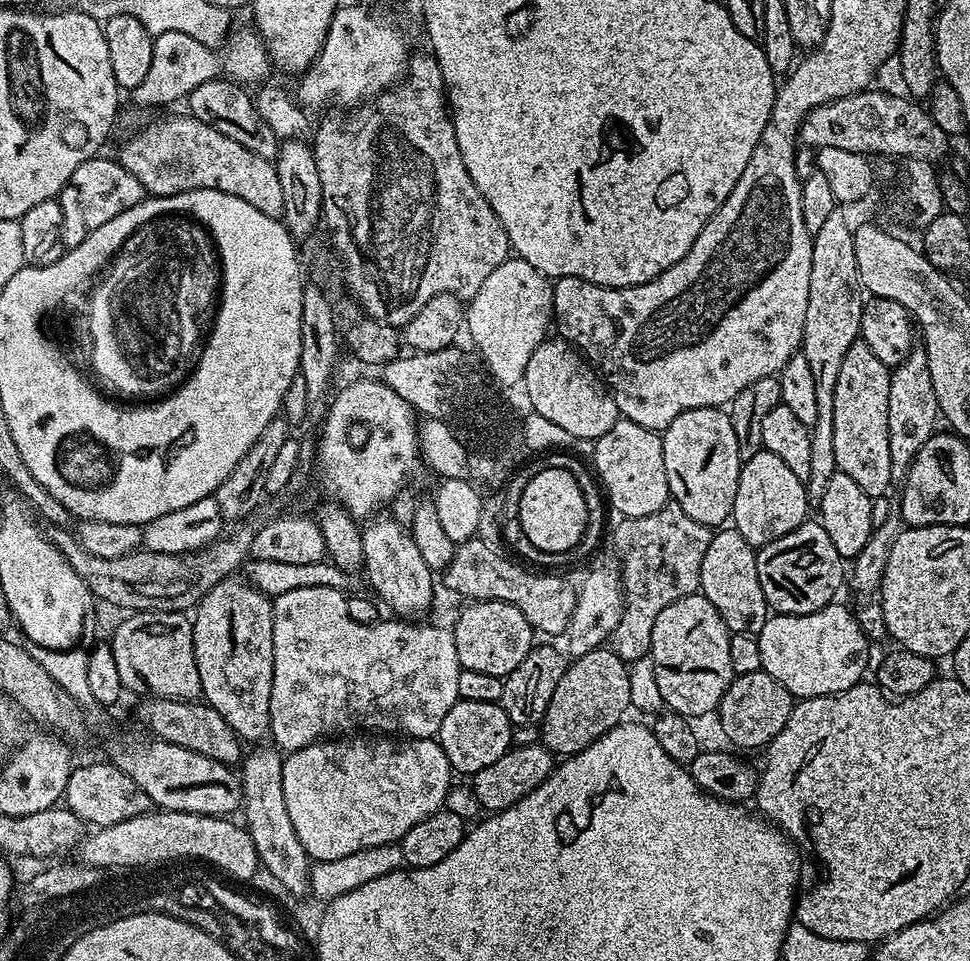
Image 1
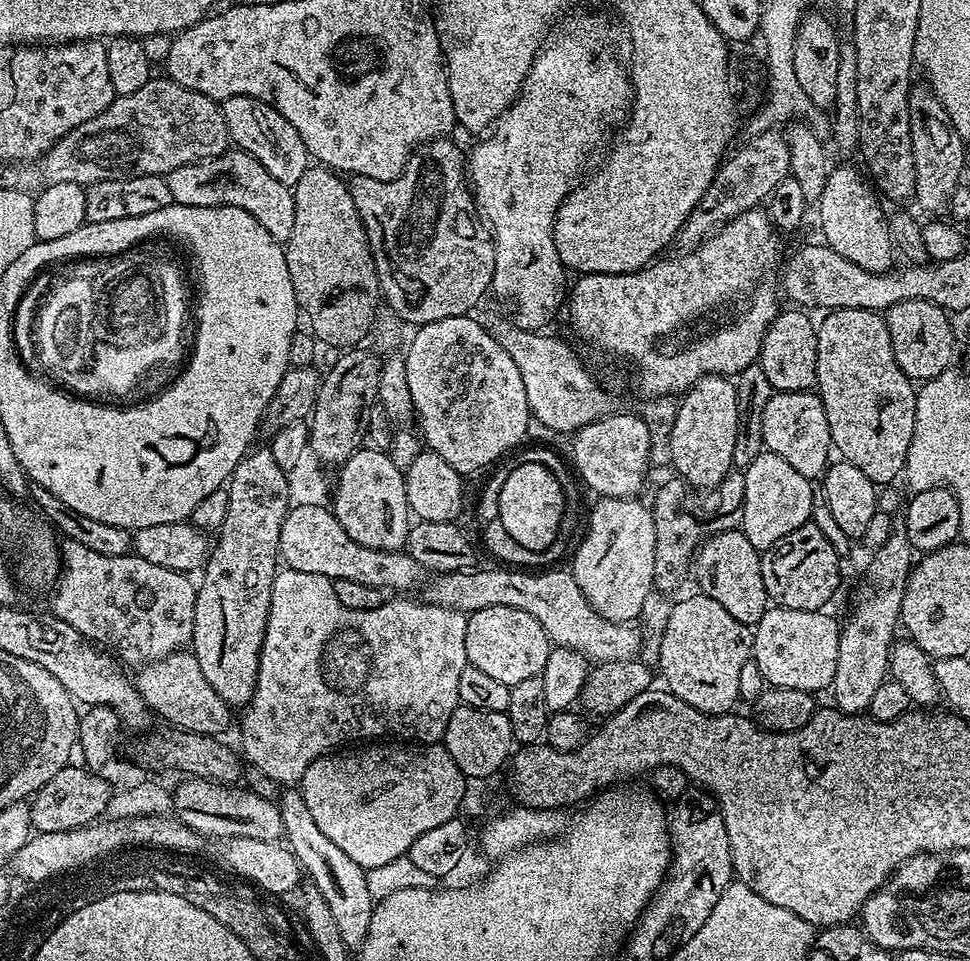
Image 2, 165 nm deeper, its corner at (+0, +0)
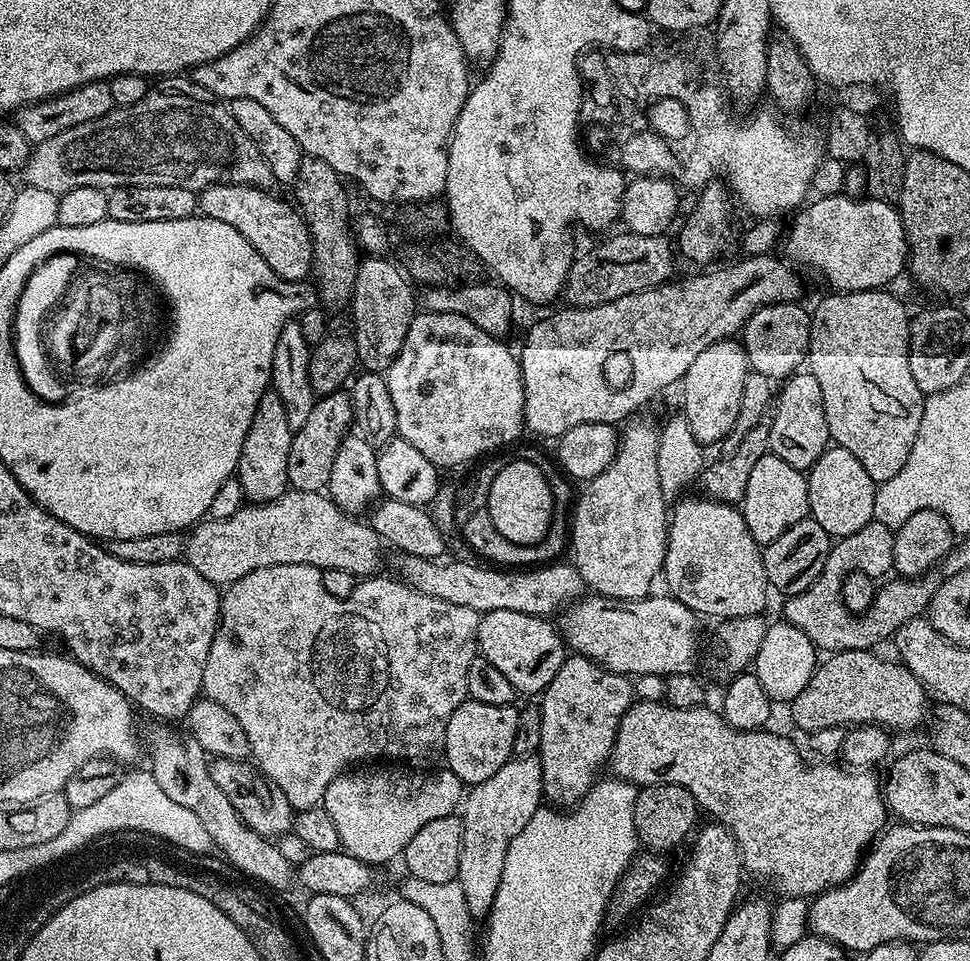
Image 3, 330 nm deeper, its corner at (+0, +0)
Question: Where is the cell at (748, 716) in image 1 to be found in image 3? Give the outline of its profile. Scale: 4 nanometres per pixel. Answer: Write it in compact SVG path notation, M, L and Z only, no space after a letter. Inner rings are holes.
M855 648L845 652L833 652L819 661L815 674L810 678L810 682L806 682L806 690L802 690L802 694L798 694L790 701L792 720L801 728L801 733L831 728L847 729L849 726L864 724L877 724L879 728L887 728L893 733L908 732L923 722L924 715L927 712L929 715L930 712L930 706L928 710L930 693L924 687L924 683L904 663L895 659L883 660L882 657L875 656L876 654L867 648Z

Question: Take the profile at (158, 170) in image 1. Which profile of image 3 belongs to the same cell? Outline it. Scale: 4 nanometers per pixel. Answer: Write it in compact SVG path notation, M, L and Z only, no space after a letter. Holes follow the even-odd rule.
M215 184L198 194L198 212L206 218L226 222L226 226L234 226L234 230L262 254L266 266L270 266L280 280L303 281L312 271L312 236L299 211L272 194L252 184Z

